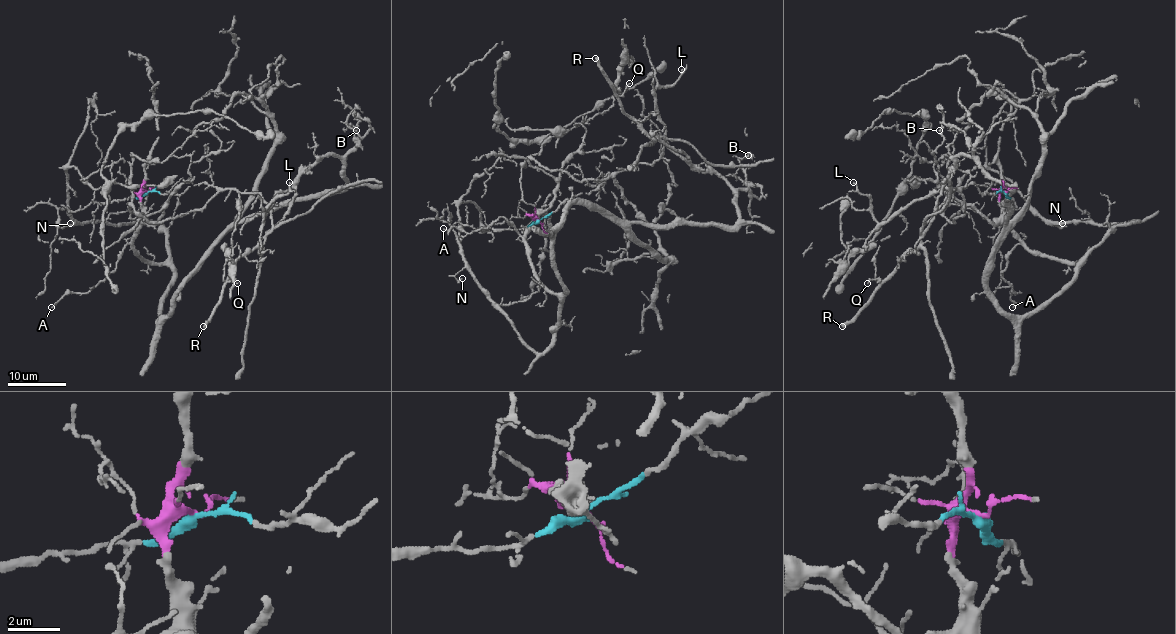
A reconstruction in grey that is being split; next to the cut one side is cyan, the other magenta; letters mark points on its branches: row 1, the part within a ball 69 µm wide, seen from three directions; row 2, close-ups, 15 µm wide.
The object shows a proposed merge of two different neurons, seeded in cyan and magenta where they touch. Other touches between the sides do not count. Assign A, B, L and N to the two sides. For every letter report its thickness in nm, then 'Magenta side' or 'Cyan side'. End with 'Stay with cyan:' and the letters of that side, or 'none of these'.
A: Thickness 80 nm. Magenta side
B: Thickness 110 nm. Magenta side
L: Thickness 160 nm. Magenta side
N: Thickness 150 nm. Magenta side
Stay with cyan: none of these

